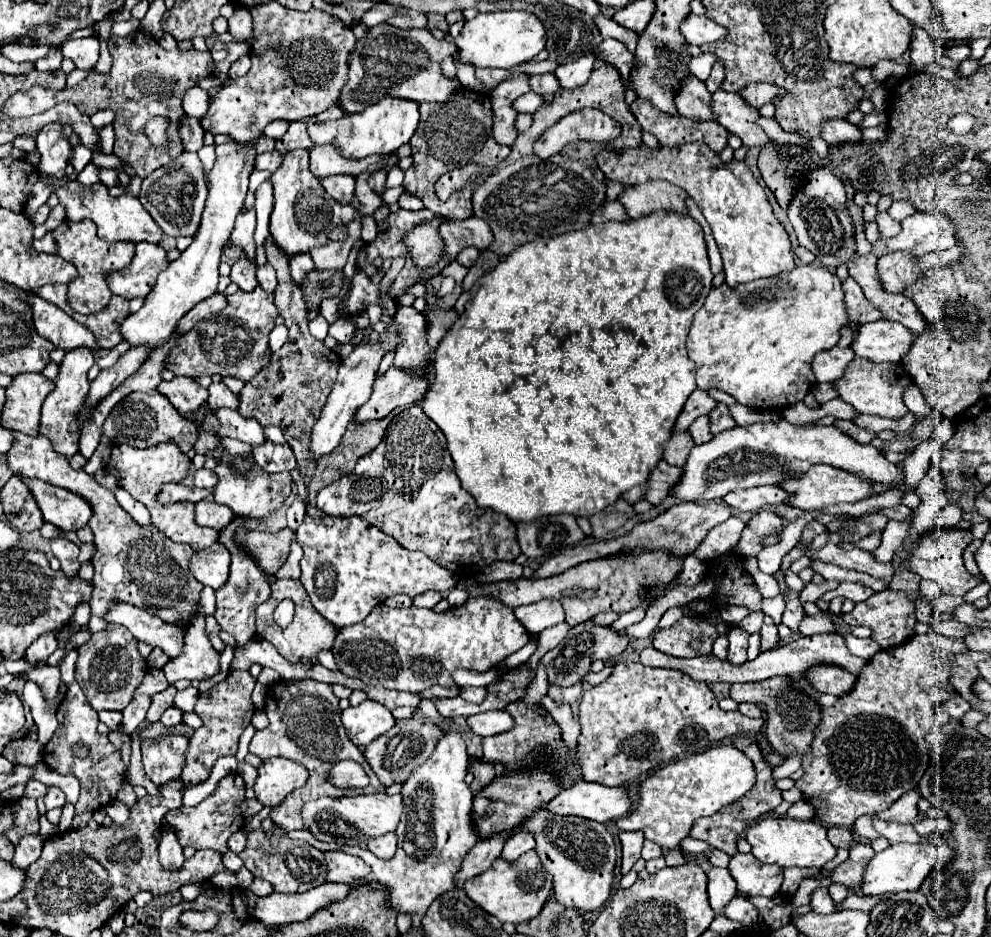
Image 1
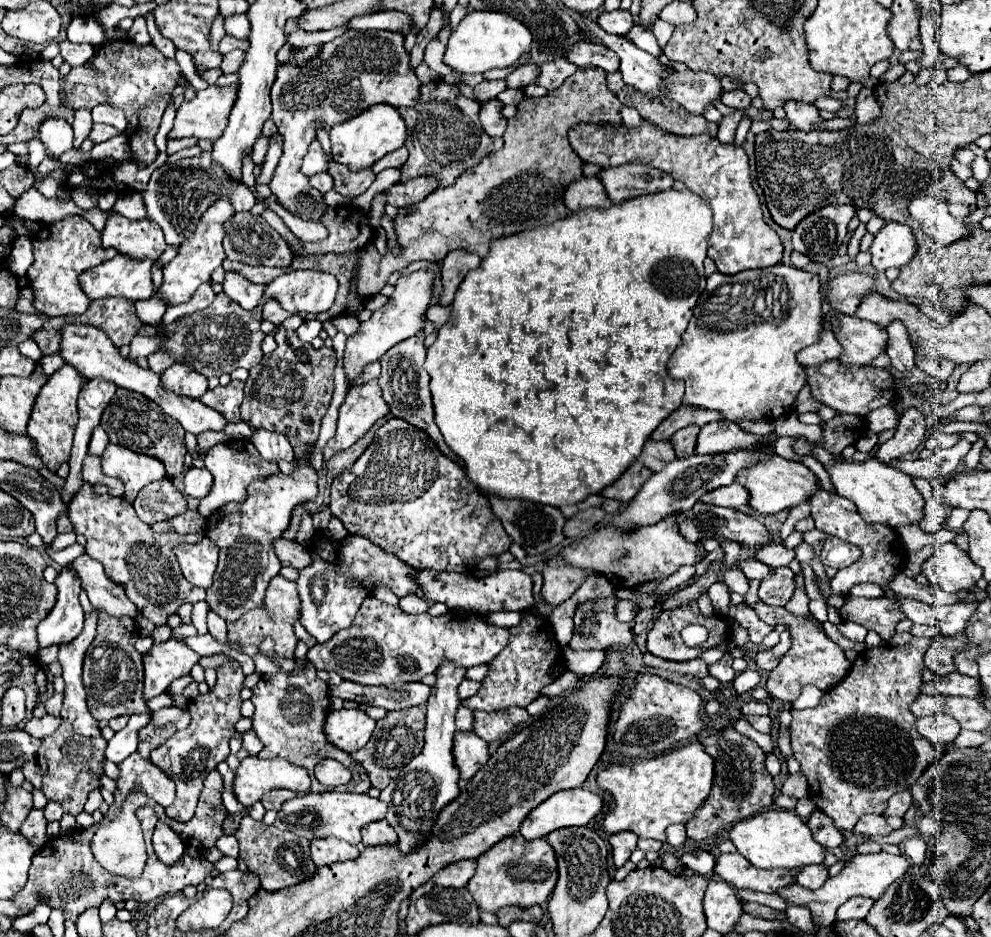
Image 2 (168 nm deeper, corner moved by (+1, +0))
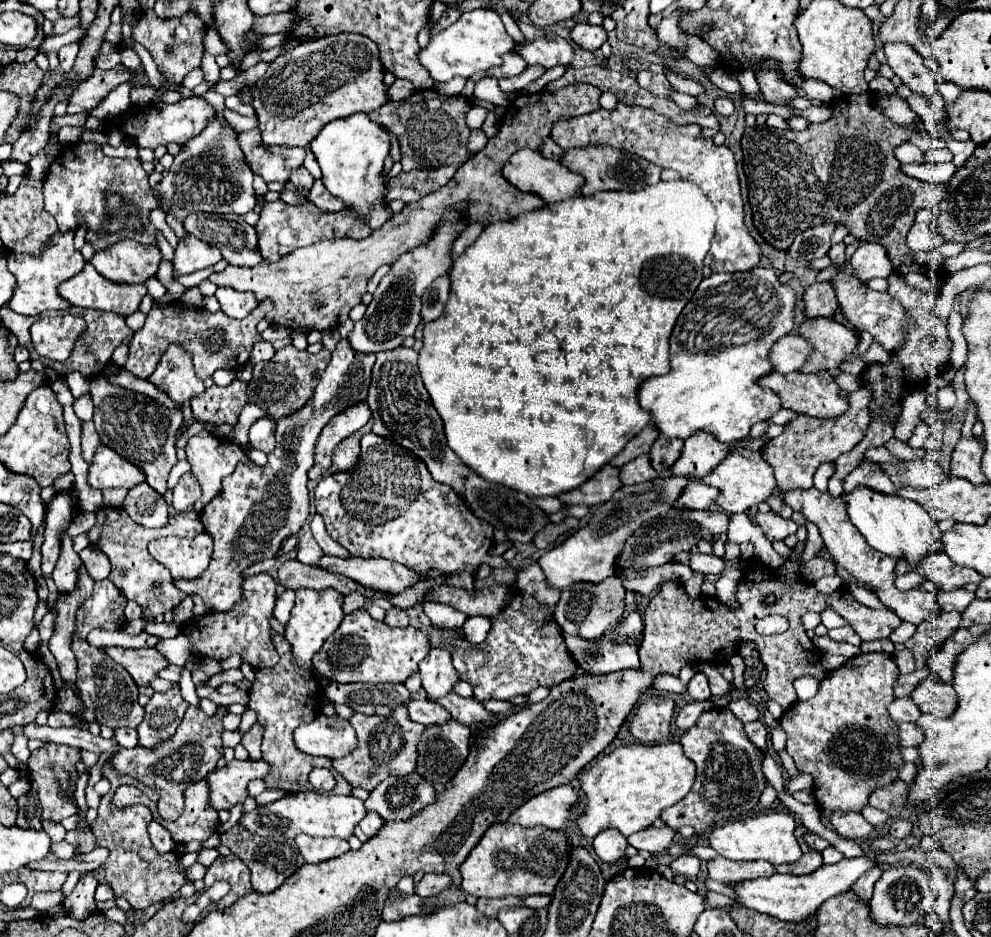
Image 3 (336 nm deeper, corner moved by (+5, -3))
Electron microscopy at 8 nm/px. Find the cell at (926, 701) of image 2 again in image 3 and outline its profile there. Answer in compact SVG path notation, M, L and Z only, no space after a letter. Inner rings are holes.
M897 698L897 700L893 700L889 704L887 710L889 710L891 720L897 722L897 724L901 724L901 722L913 722L913 720L917 720L917 714L921 714L917 704L913 704L911 698Z

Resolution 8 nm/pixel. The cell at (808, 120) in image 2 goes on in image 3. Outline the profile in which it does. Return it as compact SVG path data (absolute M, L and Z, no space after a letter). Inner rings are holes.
M759 70L755 72L755 78L759 82L759 92L765 96L767 102L783 106L787 100L797 96L795 88L787 84L775 70Z

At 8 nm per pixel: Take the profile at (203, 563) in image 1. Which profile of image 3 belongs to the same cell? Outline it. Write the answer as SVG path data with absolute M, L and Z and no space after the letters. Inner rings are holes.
M207 532L195 538L157 538L149 542L149 554L161 562L173 578L197 578L207 566L213 550L213 538Z

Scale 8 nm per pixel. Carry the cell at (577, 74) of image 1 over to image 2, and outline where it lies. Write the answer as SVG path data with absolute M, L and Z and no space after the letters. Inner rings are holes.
M567 59L561 61L551 61L541 65L541 77L537 81L537 85L543 85L547 91L555 91L559 89L567 77L571 77L579 67L569 63Z

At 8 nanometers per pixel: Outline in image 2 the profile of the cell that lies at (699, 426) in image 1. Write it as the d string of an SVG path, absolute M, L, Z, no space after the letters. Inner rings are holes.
M687 425L671 437L671 443L675 447L677 457L689 457L695 453L697 435L699 435L699 425Z

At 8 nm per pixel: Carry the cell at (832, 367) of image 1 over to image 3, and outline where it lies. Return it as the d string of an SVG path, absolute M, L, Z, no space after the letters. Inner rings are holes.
M797 332L779 338L769 350L773 372L781 372L781 374L799 370L805 364L805 358L809 358L809 344L805 344L805 340L797 336Z

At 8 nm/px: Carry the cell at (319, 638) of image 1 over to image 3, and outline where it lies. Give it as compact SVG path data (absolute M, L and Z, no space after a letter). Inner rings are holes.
M255 574L251 578L245 578L241 588L243 596L241 600L227 612L207 612L205 616L193 616L185 624L179 626L181 634L187 634L191 638L191 654L199 660L213 658L213 660L225 660L231 654L239 654L247 664L253 668L269 668L277 664L279 656L271 642L271 626L269 616L275 608L275 586L277 582L269 574Z

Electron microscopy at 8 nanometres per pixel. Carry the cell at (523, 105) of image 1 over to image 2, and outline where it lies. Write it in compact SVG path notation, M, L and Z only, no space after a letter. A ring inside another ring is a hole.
M505 89L503 93L497 95L497 99L501 99L505 105L519 105L525 99L525 95L519 89Z

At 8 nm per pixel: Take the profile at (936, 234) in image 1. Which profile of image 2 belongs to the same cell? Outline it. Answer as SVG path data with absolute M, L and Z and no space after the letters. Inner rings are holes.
M897 221L885 223L885 227L875 235L871 255L871 263L877 271L907 265L917 255L917 241L913 229Z

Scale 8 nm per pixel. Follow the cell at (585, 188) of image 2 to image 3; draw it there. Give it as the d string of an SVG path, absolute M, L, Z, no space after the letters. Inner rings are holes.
M519 148L503 166L501 174L505 176L505 180L509 180L517 190L521 192L531 192L541 196L547 204L559 202L563 198L571 198L579 194L579 188L583 184L583 176L577 176L575 172L571 172L569 168L565 168L563 164L555 162L555 160L547 160L543 158L539 152L531 150L531 148Z

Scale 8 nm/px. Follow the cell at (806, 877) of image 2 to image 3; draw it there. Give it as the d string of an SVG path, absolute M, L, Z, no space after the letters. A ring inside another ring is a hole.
M811 850L811 852L803 854L803 856L801 856L797 862L793 862L793 864L777 864L777 866L775 866L775 872L779 872L779 874L809 874L809 872L817 870L821 864L823 864L821 852Z

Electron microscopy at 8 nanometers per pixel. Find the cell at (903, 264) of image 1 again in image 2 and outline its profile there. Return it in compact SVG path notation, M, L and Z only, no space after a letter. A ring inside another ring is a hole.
M843 273L829 281L829 305L845 315L855 315L861 301L875 291L875 283L873 273Z

